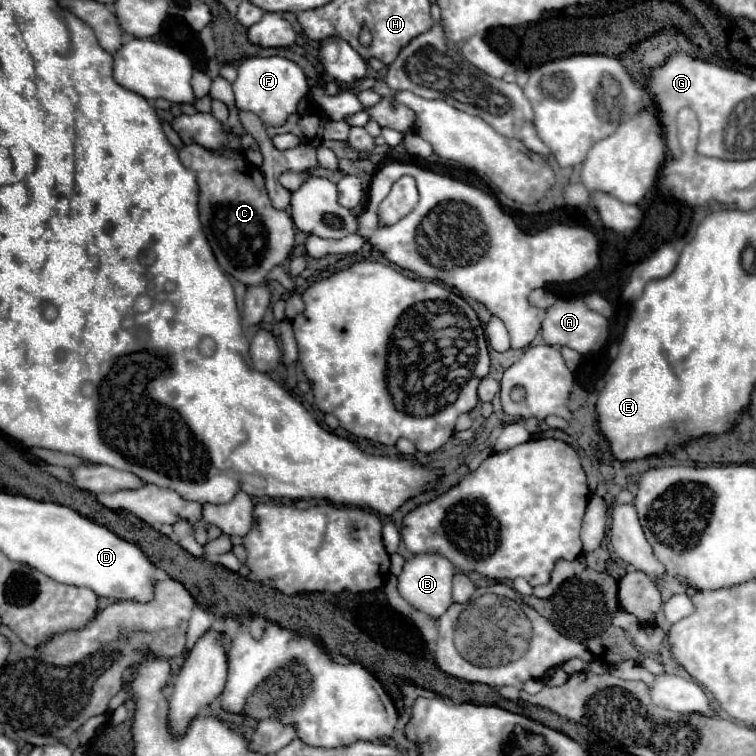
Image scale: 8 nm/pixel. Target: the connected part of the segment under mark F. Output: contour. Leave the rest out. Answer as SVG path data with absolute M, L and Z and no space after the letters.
M251 57L237 69L233 83L235 103L239 111L255 113L265 127L281 127L291 115L297 113L299 101L309 93L309 83L303 69L285 57Z

